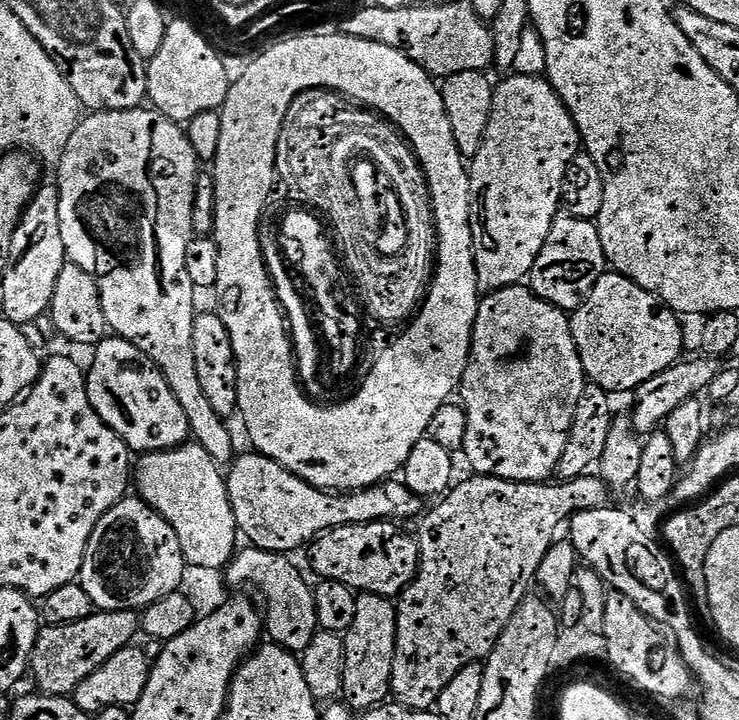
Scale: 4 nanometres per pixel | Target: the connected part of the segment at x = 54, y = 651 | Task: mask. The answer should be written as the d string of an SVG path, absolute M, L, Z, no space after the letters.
M96 610L90 618L82 618L76 623L43 627L36 637L30 661L30 670L41 687L39 689L45 695L71 695L83 680L98 670L98 666L135 641L132 639L136 632L128 628L128 619L130 616L127 612Z

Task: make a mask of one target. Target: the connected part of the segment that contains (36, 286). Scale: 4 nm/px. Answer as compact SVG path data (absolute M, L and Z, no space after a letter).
M44 204L32 216L28 224L28 245L20 257L15 257L8 271L3 273L4 280L4 312L3 319L11 324L27 326L40 315L47 313L52 307L55 287L58 286L59 275L65 264L69 263L68 242L64 228L60 224L60 213L57 205Z

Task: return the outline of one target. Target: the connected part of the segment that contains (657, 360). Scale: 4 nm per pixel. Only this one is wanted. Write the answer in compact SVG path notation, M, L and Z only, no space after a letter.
M605 271L604 276L598 278L594 290L590 290L586 302L582 302L582 306L571 313L570 319L585 377L609 394L628 391L631 393L681 359L680 351L684 348L684 332L680 329L681 317L667 304L662 303L653 292L648 292L629 276L623 276L618 271Z

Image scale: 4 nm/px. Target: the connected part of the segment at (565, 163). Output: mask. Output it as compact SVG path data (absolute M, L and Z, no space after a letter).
M509 75L504 78L501 84L495 85L492 93L492 113L490 114L490 122L486 126L486 134L484 135L484 144L478 150L478 154L474 157L470 164L470 179L473 189L480 190L484 188L484 197L478 200L478 220L484 223L484 229L477 231L474 236L474 247L476 249L476 276L480 279L481 289L495 290L498 288L510 288L521 283L520 280L529 275L534 266L534 262L538 258L538 254L542 250L542 246L546 242L546 238L552 229L552 223L556 221L558 213L562 208L562 197L564 194L564 179L568 177L568 167L574 162L576 156L581 155L582 141L580 139L580 131L576 128L573 116L569 112L567 105L564 104L559 93L555 91L552 84L548 82L543 75L540 76L516 76Z

